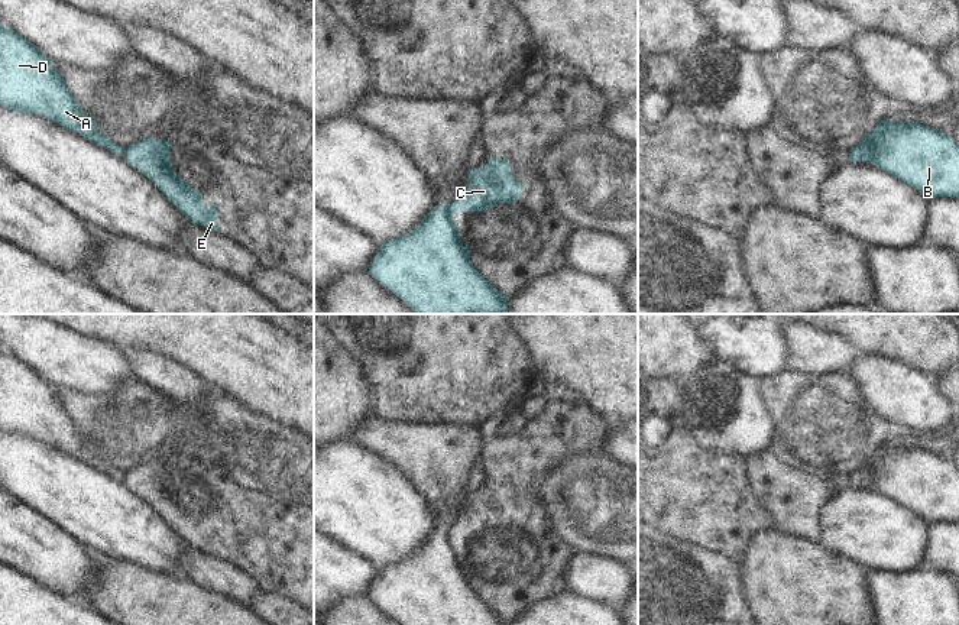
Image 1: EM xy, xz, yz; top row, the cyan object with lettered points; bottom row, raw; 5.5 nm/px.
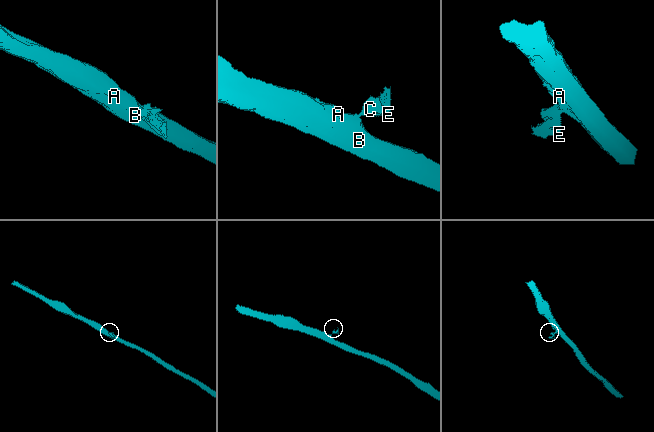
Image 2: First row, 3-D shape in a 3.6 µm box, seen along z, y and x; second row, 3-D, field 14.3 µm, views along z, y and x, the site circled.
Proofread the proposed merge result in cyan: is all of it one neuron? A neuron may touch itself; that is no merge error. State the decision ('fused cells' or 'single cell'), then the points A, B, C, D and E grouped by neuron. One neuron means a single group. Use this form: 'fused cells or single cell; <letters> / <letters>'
fused cells; A B D / C E

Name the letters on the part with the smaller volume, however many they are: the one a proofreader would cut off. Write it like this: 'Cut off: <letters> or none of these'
Cut off: C, E

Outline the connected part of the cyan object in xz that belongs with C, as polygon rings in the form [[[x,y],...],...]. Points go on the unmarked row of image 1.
[[[486,479],[489,486],[480,493],[467,495],[469,506],[450,528],[450,537],[487,535],[500,527],[515,528],[527,512],[513,503],[508,485]]]

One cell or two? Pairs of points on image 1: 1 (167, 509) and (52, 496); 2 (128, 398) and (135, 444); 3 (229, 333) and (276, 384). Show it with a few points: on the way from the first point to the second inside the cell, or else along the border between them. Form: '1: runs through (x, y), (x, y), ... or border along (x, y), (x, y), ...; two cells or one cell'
1: border along (129, 486), (149, 502), (178, 533); two cells
2: runs through (125, 410), (125, 433); one cell
3: runs through (239, 346), (263, 371); one cell

